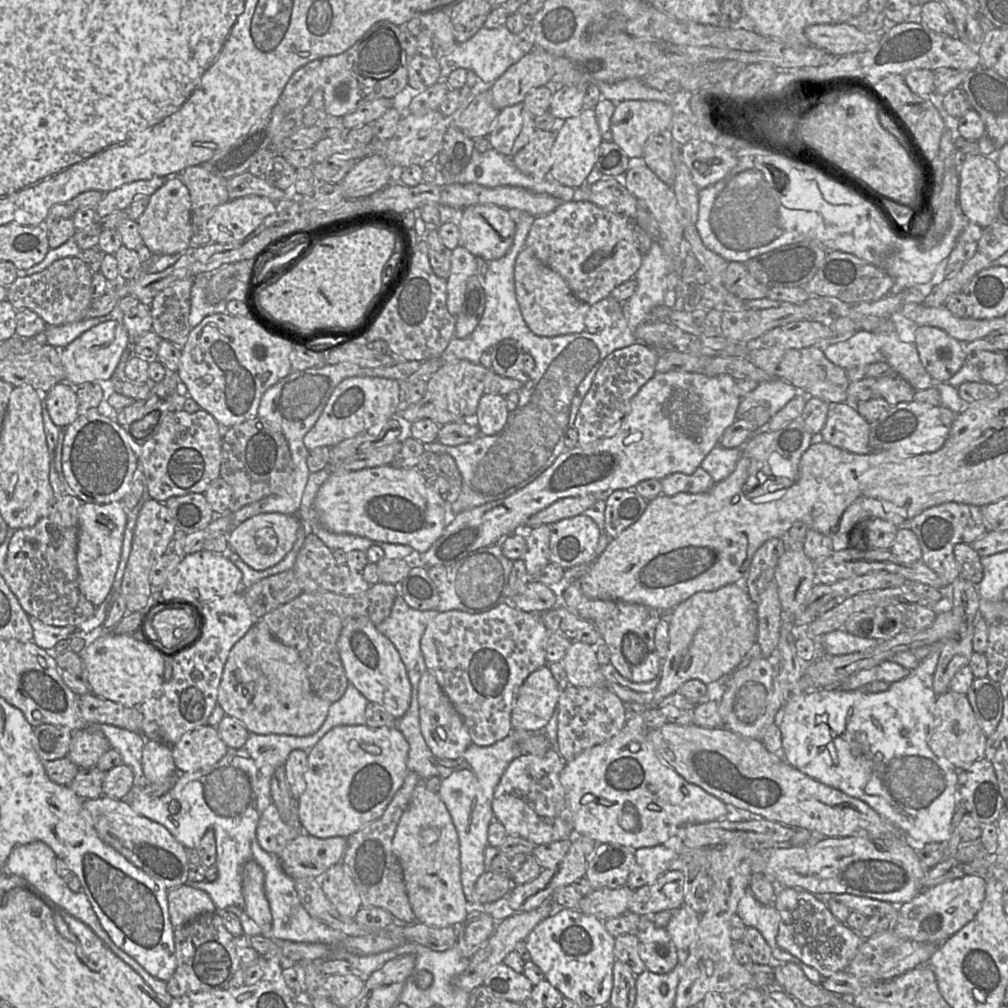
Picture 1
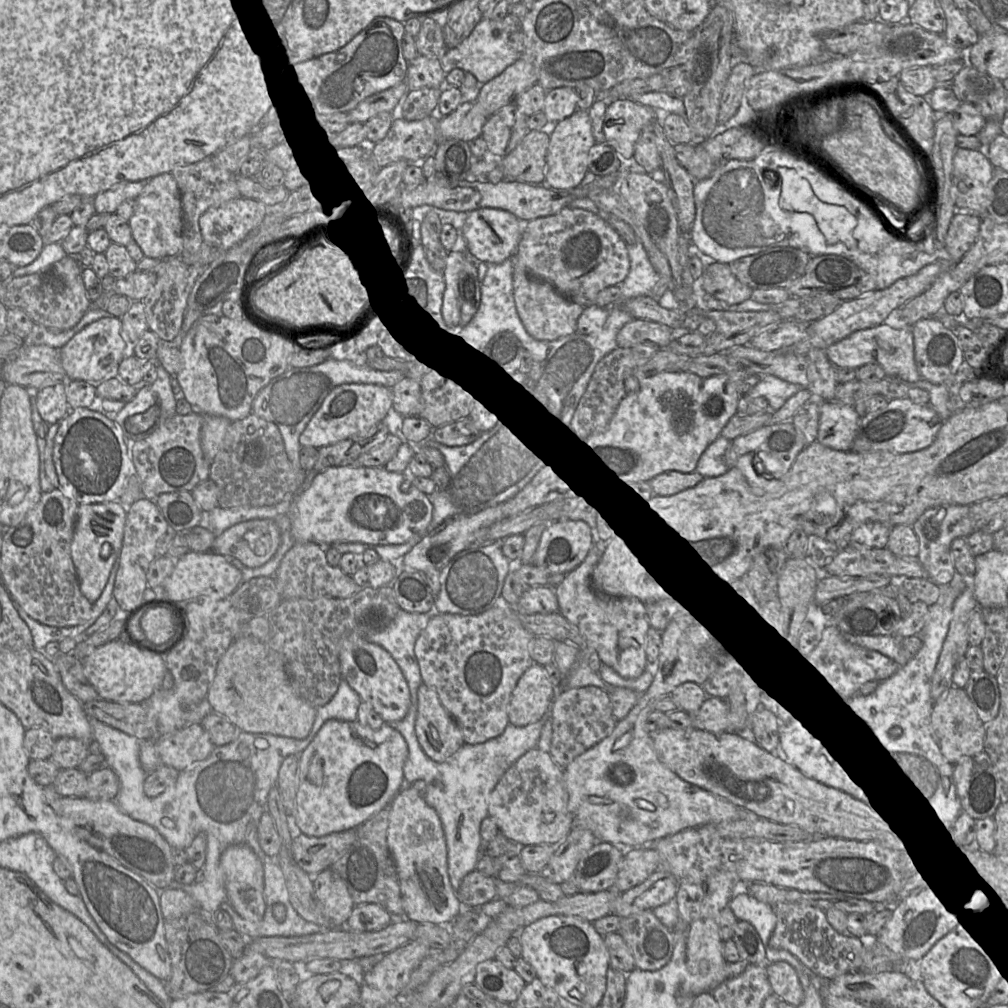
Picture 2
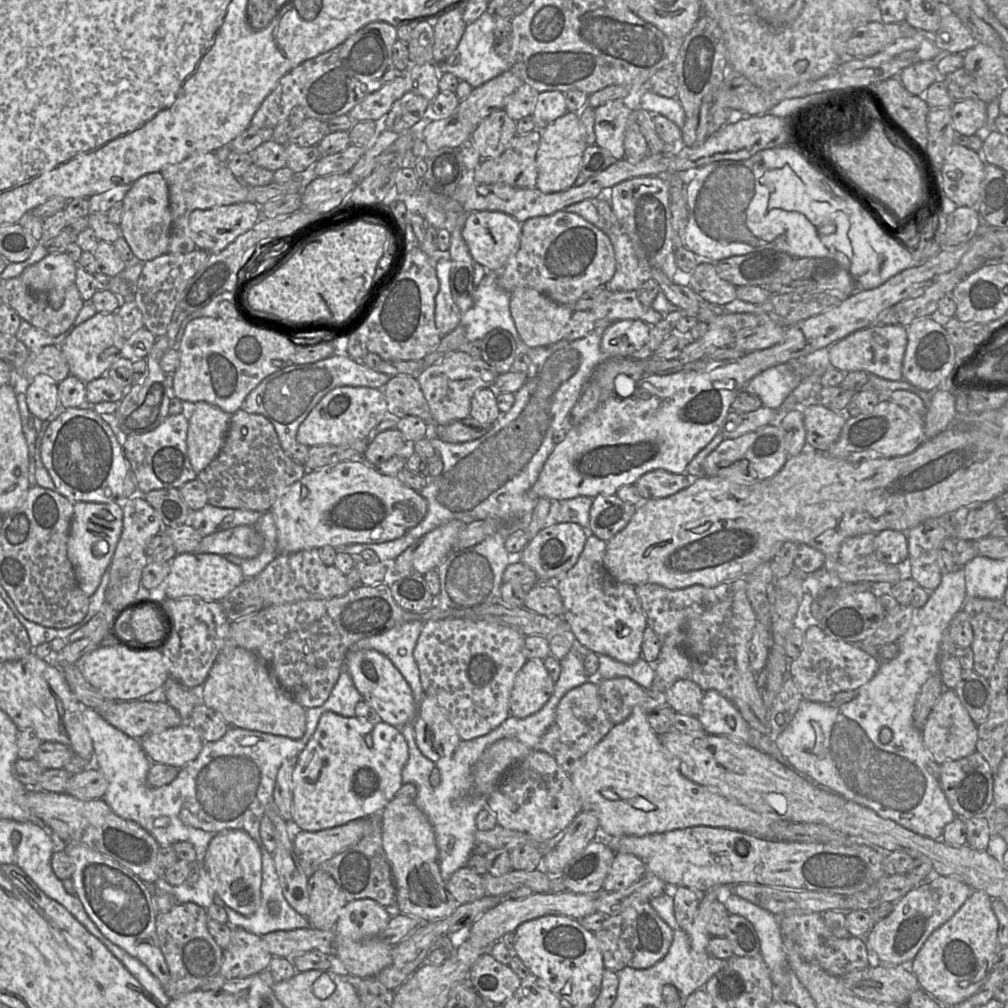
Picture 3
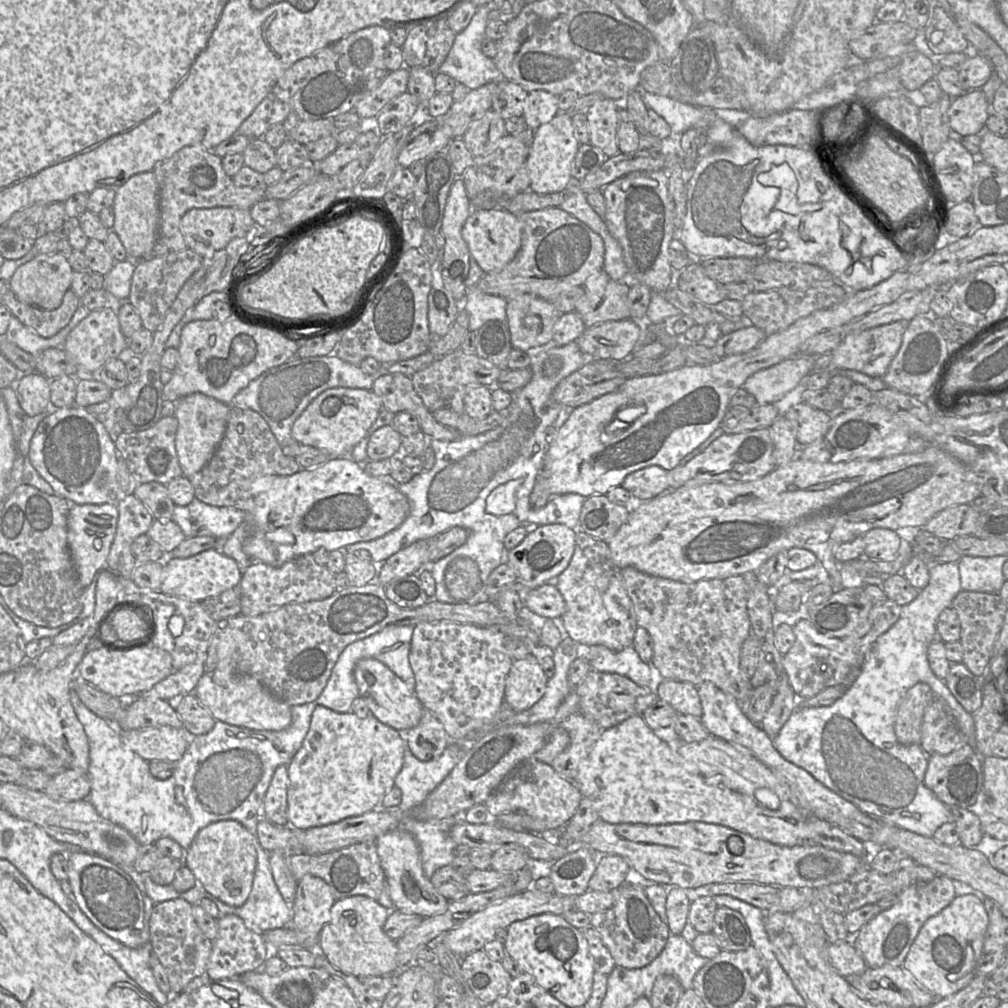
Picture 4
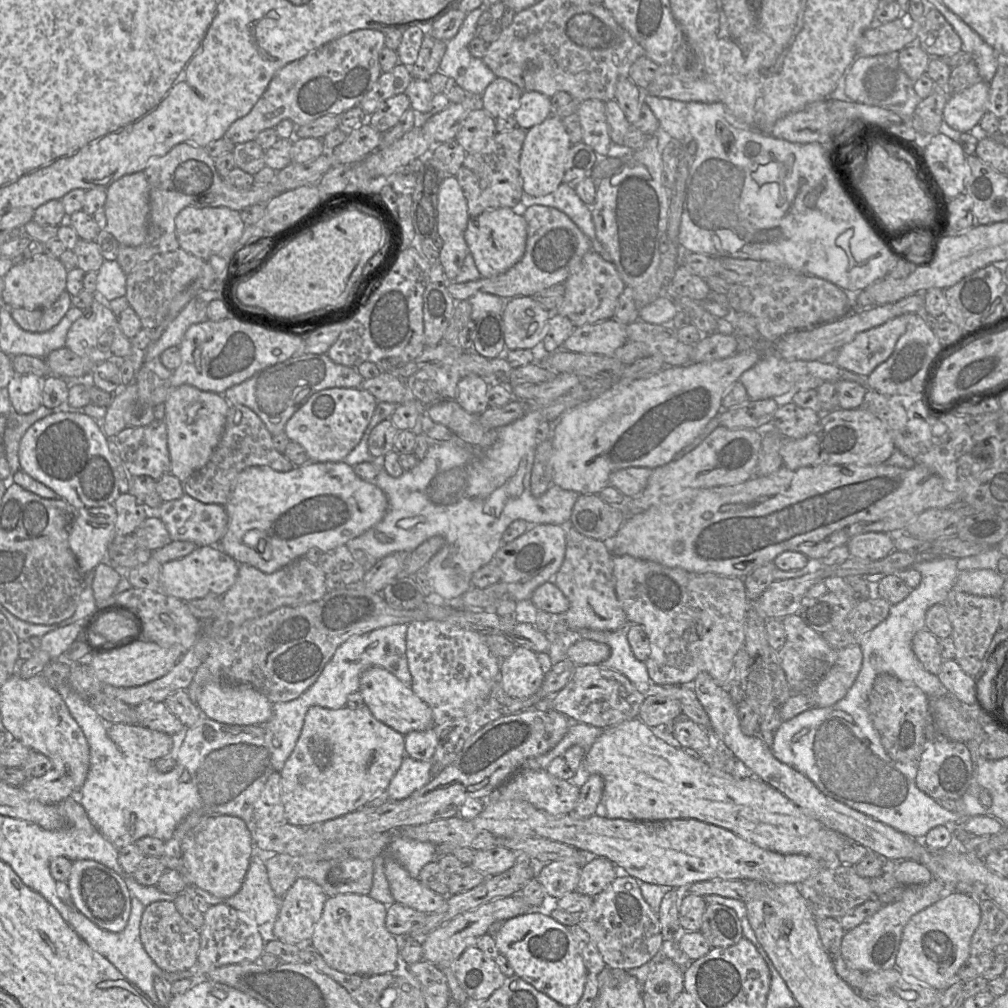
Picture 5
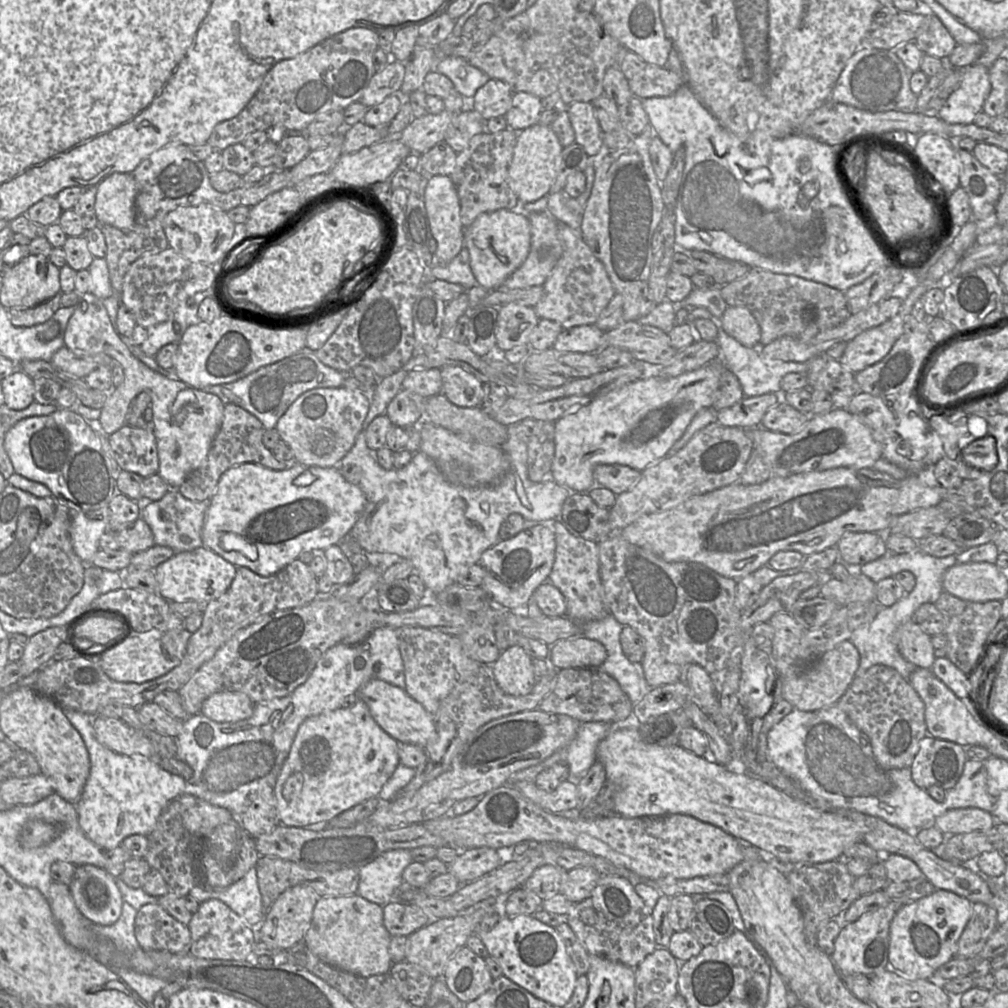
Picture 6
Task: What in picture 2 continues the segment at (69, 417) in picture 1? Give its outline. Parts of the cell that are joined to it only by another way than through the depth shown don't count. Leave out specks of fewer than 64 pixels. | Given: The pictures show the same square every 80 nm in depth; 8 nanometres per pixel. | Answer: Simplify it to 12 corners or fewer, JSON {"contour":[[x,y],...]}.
{"contour":[[66,382],[39,389],[35,403],[46,423],[71,411]]}

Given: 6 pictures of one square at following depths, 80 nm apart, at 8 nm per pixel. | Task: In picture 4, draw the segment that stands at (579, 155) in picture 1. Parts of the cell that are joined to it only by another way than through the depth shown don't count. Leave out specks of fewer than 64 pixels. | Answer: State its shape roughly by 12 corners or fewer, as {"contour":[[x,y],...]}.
{"contour":[[571,116],[534,130],[529,190],[563,192],[580,143]]}

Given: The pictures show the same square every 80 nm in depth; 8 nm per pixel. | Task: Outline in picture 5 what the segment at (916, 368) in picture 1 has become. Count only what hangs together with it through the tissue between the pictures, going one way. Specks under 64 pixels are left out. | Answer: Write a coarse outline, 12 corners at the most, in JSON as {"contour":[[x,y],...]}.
{"contour":[[909,315],[858,333],[835,364],[868,377],[893,353]]}

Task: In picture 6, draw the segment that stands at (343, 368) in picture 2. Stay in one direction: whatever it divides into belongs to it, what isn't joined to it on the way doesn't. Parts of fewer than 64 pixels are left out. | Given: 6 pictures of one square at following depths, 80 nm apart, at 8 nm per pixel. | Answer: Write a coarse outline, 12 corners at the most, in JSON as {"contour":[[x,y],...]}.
{"contour":[[313,350],[208,386],[272,429],[315,388],[343,387],[345,374]]}

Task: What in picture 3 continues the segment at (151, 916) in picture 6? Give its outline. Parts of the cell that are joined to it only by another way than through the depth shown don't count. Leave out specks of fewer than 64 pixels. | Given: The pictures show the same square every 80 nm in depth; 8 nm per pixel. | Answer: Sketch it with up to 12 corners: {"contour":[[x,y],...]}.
{"contour":[[205,908],[156,917],[170,999],[220,973],[223,949]]}

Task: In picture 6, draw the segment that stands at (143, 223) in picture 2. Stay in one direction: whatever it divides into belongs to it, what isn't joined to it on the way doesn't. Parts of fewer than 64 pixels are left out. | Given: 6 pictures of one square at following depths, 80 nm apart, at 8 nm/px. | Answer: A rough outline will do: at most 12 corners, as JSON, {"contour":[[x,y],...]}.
{"contour":[[113,173],[95,186],[99,224],[133,227],[137,184]]}

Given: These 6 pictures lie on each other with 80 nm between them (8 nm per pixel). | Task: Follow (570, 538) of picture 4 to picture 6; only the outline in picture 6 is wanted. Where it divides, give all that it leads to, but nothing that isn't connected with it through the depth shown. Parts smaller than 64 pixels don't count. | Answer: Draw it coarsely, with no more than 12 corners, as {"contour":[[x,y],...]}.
{"contour":[[554,532],[499,540],[476,563],[495,605],[520,609],[549,580]]}

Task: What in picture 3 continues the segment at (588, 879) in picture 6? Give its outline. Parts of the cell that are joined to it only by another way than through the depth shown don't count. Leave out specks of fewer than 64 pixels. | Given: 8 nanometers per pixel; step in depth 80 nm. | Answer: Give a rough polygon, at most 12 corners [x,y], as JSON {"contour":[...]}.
{"contour":[[616,853],[602,892],[639,881],[647,869],[633,854]]}

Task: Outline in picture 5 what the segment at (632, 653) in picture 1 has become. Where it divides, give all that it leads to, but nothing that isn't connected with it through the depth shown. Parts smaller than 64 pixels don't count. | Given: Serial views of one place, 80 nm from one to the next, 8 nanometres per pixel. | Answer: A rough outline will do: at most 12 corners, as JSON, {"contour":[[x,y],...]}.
{"contour":[[569,521],[555,585],[570,631],[629,623],[610,545]]}

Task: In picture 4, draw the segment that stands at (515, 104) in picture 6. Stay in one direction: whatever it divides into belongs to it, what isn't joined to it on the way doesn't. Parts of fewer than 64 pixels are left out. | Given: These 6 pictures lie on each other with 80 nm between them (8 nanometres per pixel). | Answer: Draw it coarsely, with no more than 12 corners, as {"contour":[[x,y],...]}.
{"contour":[[528,93],[522,117],[536,130],[559,113],[557,96]]}

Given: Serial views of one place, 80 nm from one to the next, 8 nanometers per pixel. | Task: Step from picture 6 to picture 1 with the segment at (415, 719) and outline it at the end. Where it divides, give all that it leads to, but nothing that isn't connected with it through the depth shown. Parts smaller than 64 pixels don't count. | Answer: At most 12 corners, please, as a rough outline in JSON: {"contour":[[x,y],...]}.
{"contour":[[365,618],[346,621],[346,677],[397,720],[411,683],[393,643]]}

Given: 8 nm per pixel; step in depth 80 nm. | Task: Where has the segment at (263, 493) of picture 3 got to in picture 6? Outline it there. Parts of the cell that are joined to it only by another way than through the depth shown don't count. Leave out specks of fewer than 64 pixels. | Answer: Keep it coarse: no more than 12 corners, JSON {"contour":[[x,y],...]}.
{"contour":[[226,404],[205,462],[178,491],[209,501],[221,475],[256,463],[275,471],[288,465],[263,444],[261,421]]}

